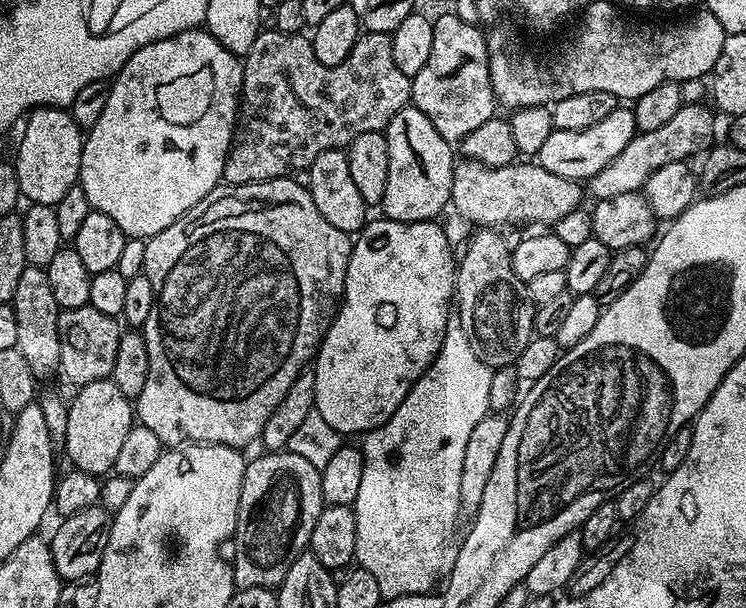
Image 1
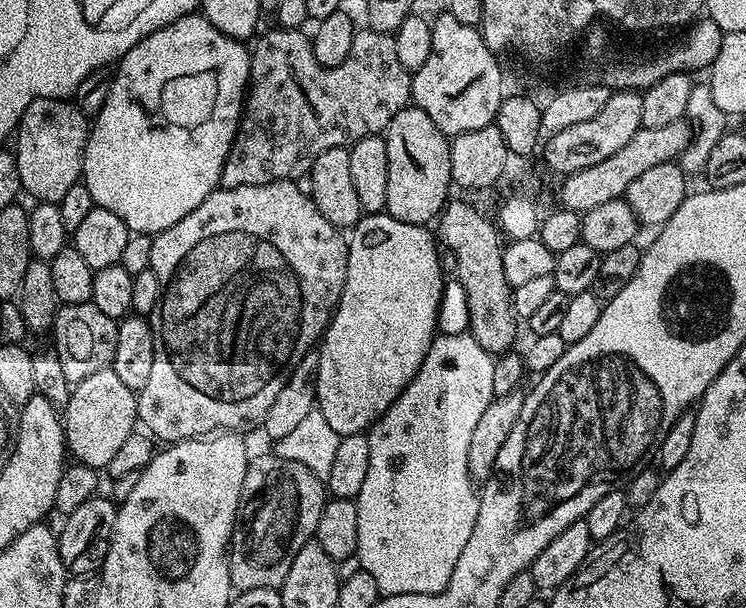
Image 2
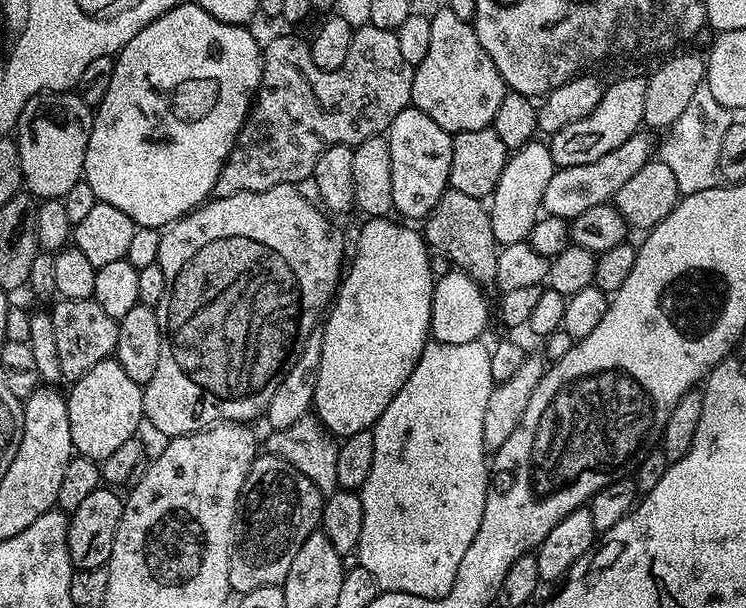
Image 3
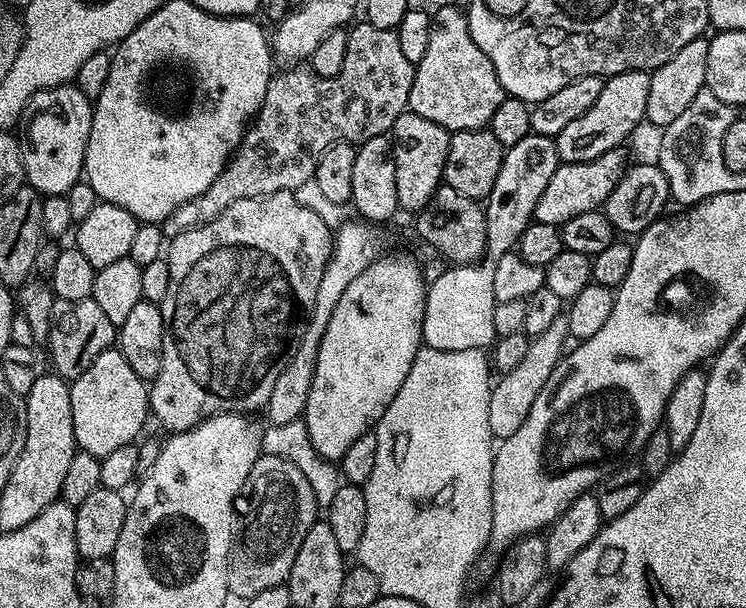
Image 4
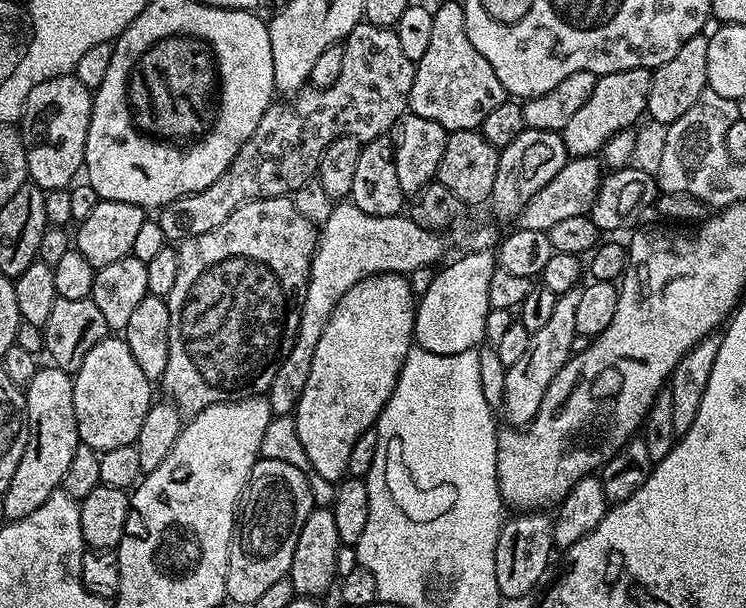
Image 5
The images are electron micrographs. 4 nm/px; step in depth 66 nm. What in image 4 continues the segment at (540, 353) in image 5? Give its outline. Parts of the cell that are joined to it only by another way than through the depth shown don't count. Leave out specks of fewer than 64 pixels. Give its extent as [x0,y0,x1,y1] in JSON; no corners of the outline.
[488,314,569,441]

